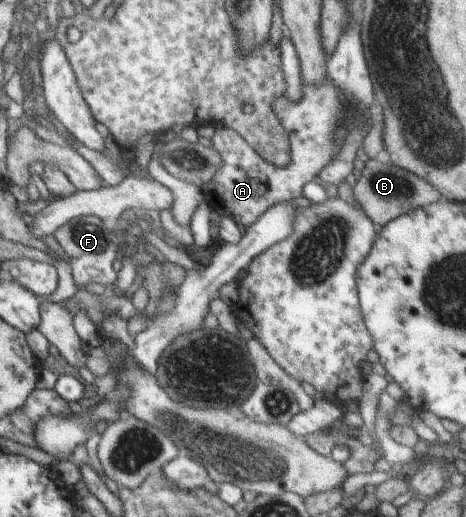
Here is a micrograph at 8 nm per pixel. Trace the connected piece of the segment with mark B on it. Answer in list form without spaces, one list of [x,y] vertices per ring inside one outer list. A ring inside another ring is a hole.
[[[370,159],[365,163],[361,174],[360,180],[353,187],[354,198],[360,204],[364,214],[378,229],[400,215],[409,213],[415,208],[432,204],[442,198],[441,194],[424,179],[394,163]]]

